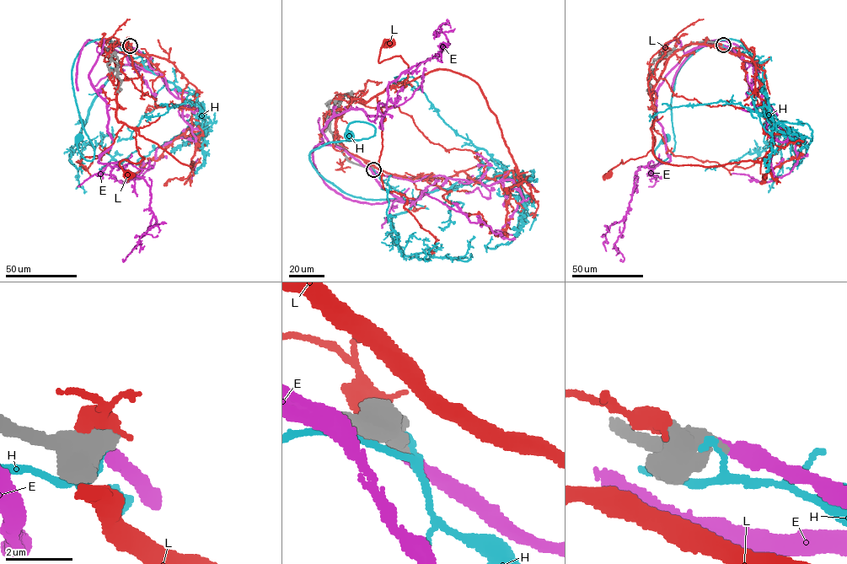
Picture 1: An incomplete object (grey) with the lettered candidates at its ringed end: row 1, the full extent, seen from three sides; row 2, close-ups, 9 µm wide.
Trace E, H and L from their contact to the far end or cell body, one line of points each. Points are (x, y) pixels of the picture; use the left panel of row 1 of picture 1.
E: (130, 45), (167, 86), (123, 45), (89, 75), (113, 141), (98, 161), (150, 187), (151, 225), (122, 260)
H: (131, 45), (142, 56), (104, 40), (79, 51), (72, 88), (94, 148), (91, 161), (79, 152), (79, 137)
L: (130, 44), (114, 44), (112, 55), (116, 119), (136, 131), (144, 158), (120, 163), (131, 174)

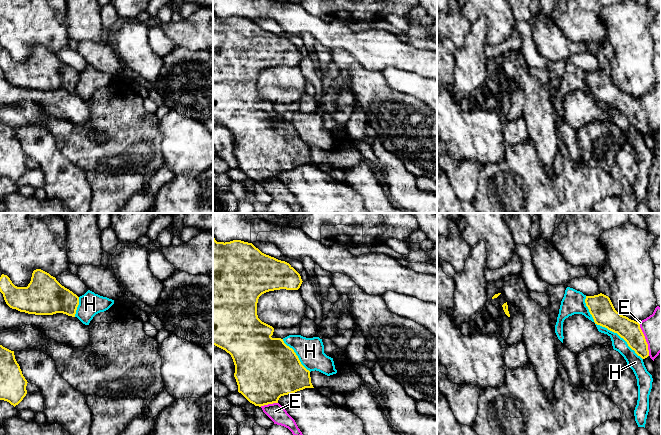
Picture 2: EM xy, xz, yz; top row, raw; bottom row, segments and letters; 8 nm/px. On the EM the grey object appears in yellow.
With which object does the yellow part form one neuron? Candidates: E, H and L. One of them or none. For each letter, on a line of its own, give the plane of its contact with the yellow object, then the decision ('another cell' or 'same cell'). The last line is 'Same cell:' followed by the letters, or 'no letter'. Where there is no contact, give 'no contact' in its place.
E: contact in yz; same cell
H: contact in yz; another cell
L: no contact; another cell
Same cell: E

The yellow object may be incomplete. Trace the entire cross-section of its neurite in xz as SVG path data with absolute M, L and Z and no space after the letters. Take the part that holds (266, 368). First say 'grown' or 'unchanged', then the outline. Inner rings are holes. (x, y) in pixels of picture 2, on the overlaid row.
grown; M213 236L213 345L231 355L238 392L250 403L261 407L274 424L288 428L293 435L303 434L278 400L281 396L305 388L314 388L310 371L301 364L294 350L287 346L283 339L271 337L274 328L258 318L257 303L259 297L266 292L280 289L298 290L302 282L300 274L289 263L262 253L252 243L241 240L217 242Z

